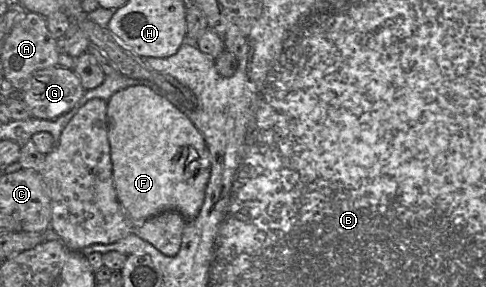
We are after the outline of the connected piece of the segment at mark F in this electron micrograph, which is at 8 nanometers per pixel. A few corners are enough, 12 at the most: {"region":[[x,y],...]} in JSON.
{"region":[[144,85],[107,101],[116,197],[133,224],[197,217],[202,134]]}

